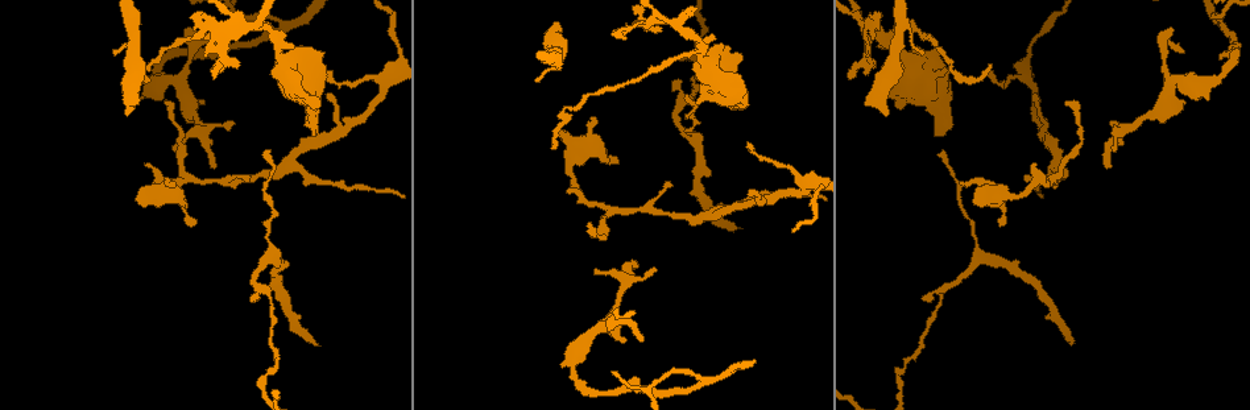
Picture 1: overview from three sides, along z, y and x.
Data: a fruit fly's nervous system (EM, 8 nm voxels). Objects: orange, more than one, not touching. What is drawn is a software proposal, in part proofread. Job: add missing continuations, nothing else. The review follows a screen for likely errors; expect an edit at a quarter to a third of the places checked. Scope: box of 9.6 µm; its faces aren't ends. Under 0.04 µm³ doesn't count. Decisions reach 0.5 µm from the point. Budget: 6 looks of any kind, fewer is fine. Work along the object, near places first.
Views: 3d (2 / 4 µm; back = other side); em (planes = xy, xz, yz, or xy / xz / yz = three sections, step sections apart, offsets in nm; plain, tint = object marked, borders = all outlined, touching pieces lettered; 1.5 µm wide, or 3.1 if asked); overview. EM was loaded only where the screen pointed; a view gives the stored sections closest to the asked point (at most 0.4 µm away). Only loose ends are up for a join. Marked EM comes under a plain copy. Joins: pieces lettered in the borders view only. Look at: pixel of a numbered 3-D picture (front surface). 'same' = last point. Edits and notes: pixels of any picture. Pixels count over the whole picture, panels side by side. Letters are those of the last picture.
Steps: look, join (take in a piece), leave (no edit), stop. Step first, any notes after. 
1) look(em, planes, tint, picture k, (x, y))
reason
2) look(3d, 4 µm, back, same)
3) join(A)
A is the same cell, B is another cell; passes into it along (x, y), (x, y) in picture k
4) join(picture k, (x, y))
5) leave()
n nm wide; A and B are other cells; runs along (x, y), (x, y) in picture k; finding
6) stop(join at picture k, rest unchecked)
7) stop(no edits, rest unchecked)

look(em, xz, step 4, tint, picture 1, (562, 130))

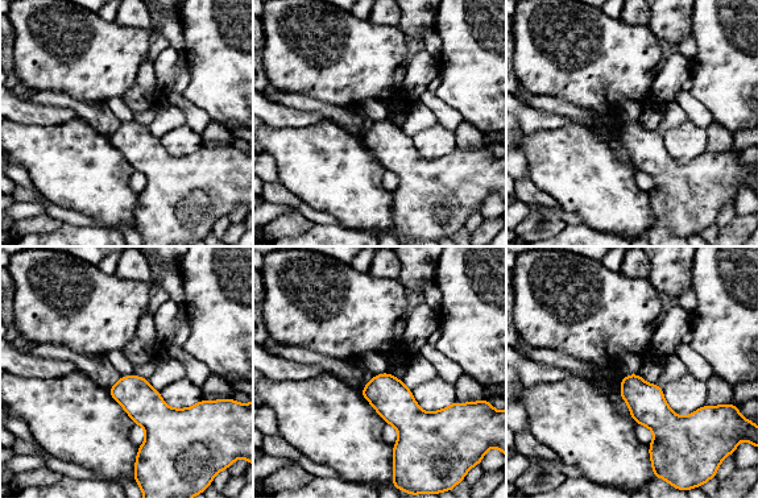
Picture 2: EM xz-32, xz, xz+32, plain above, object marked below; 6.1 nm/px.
look(em, planes, borders, same)
another direction

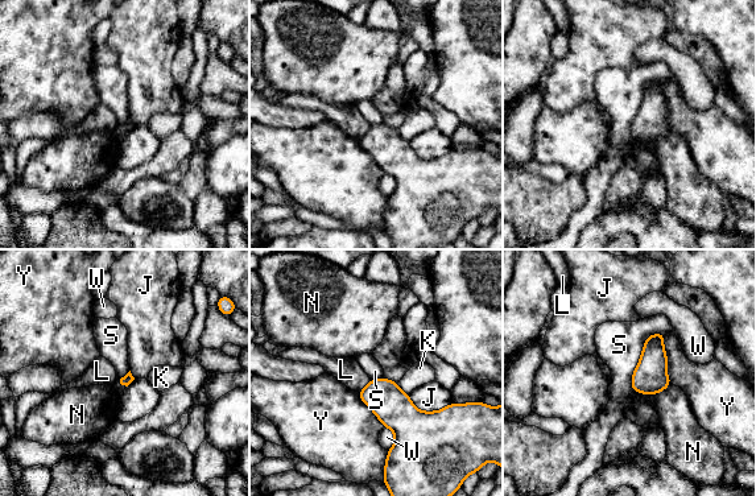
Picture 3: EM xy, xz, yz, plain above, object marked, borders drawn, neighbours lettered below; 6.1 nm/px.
leave()
J, K, L, N, S, W and Y are other cells; border along (665, 333), (647, 338), (632, 391) in picture 3; none of them fits

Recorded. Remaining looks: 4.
look(3d, 4 µm, picture 1, (733, 228))
free end

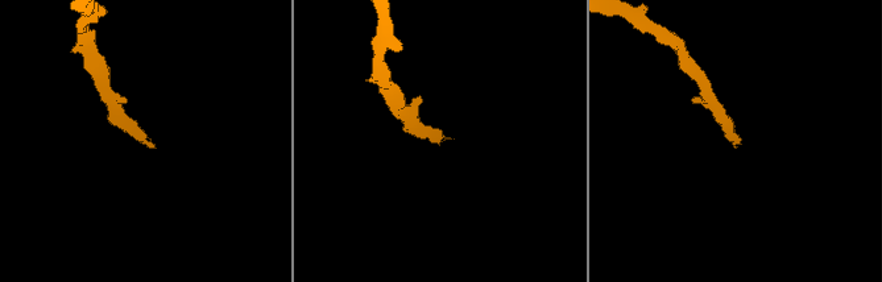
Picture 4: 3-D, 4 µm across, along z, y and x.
look(em, xy, step 4, tint, picture 4, (448, 139))
now the EM

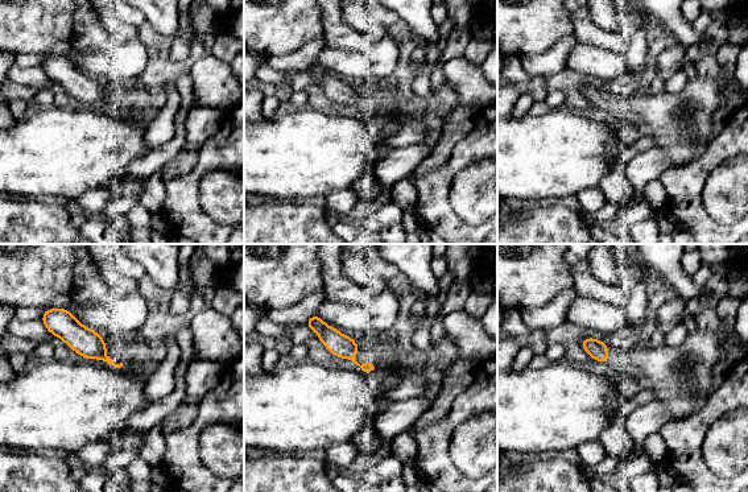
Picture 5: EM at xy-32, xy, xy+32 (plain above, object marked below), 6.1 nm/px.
look(em, planes, borders, same)

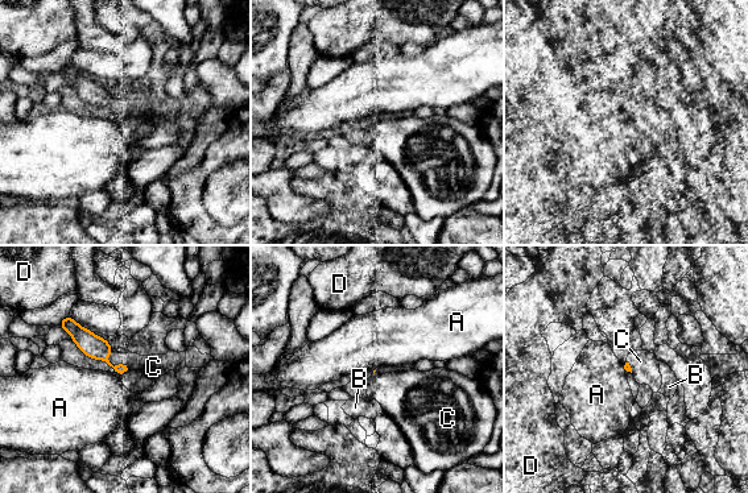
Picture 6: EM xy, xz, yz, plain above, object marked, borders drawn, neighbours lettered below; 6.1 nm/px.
join(C)
C touches over 160 nm; C is the same cell, A, B and D are other cells; the neuron continues

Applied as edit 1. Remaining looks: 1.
stop(join at picture 6, rest unchecked)

